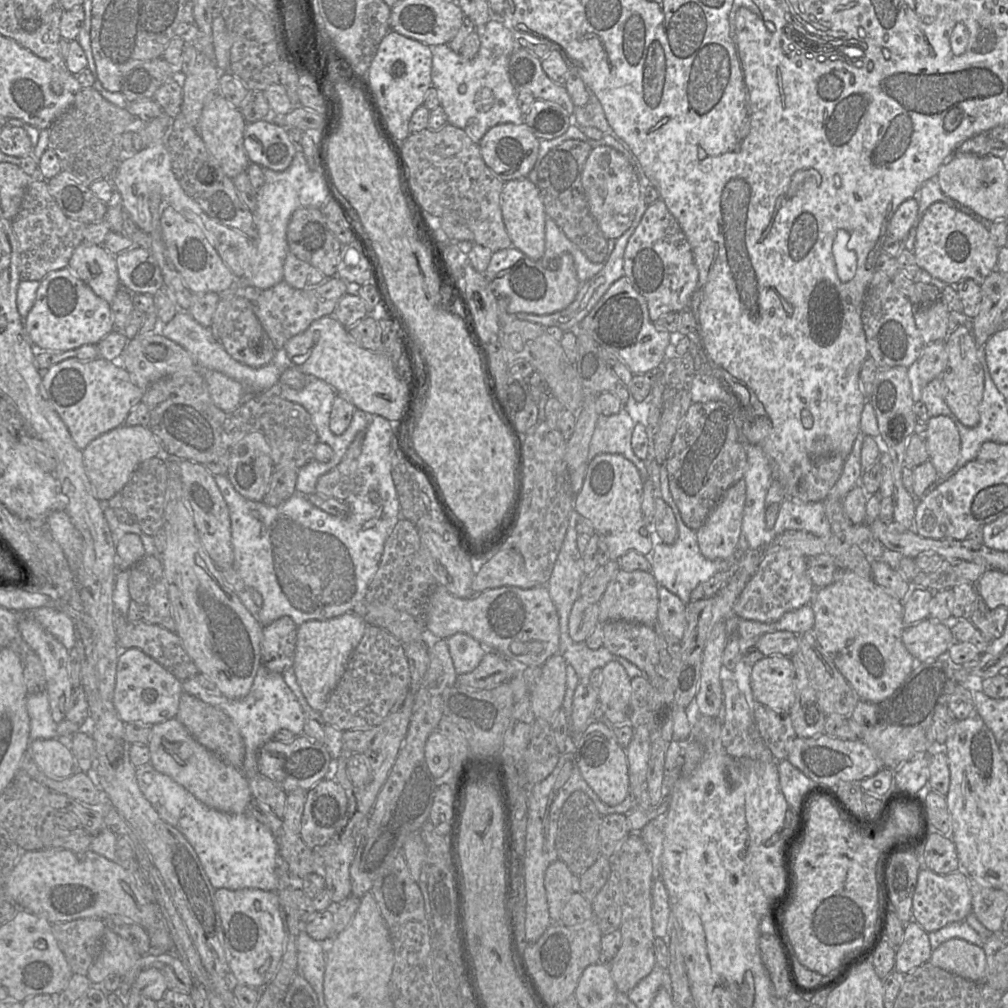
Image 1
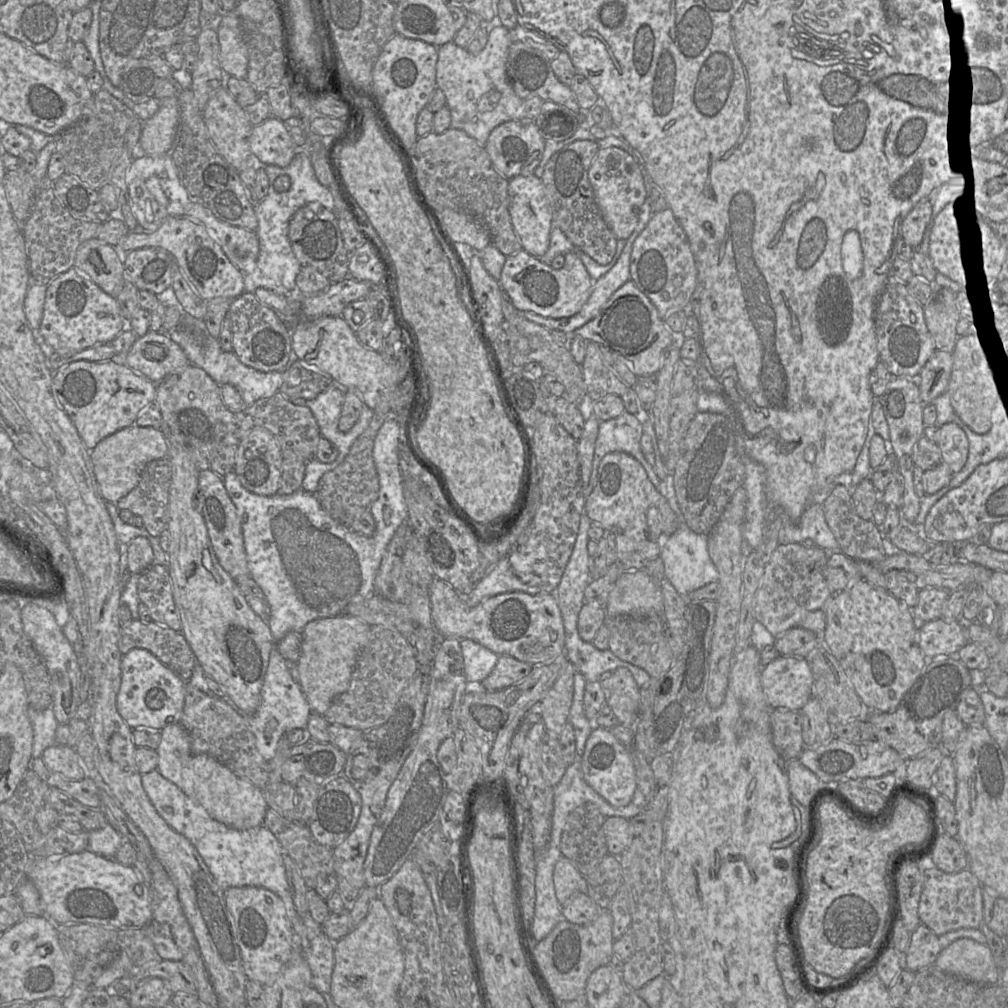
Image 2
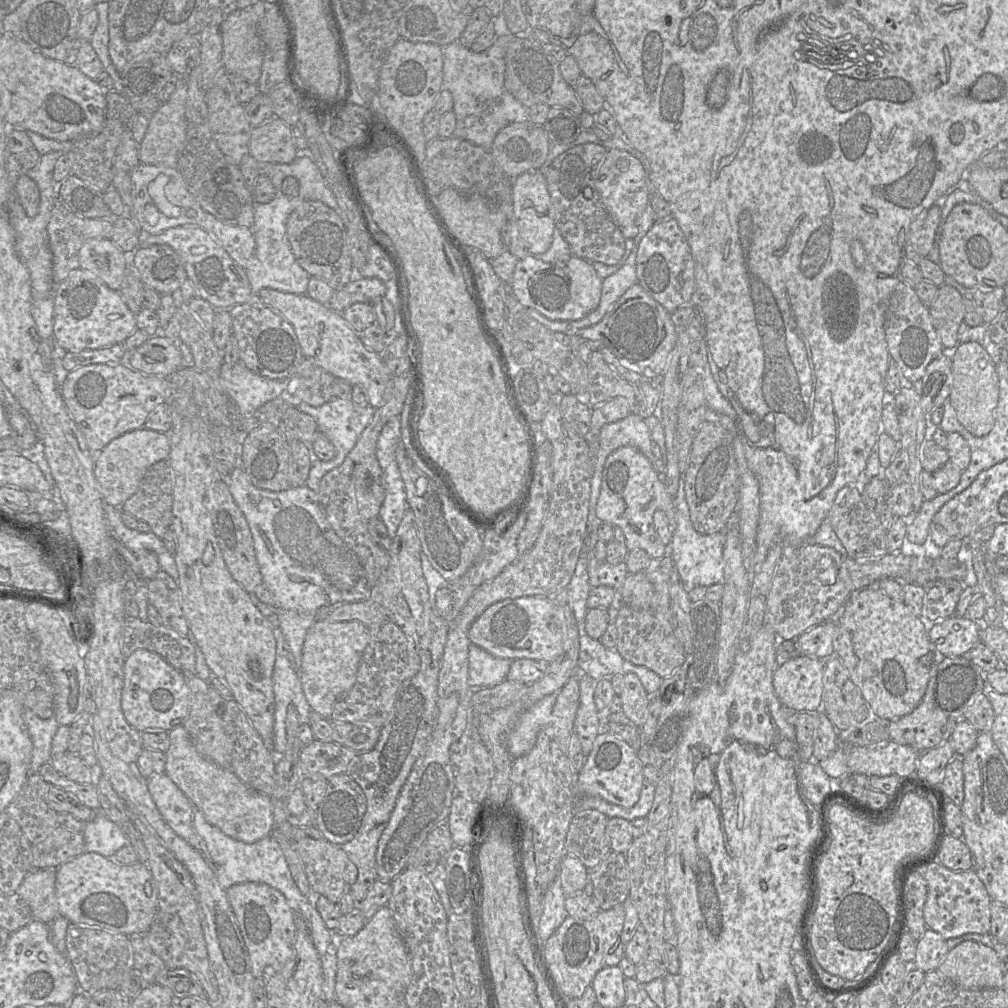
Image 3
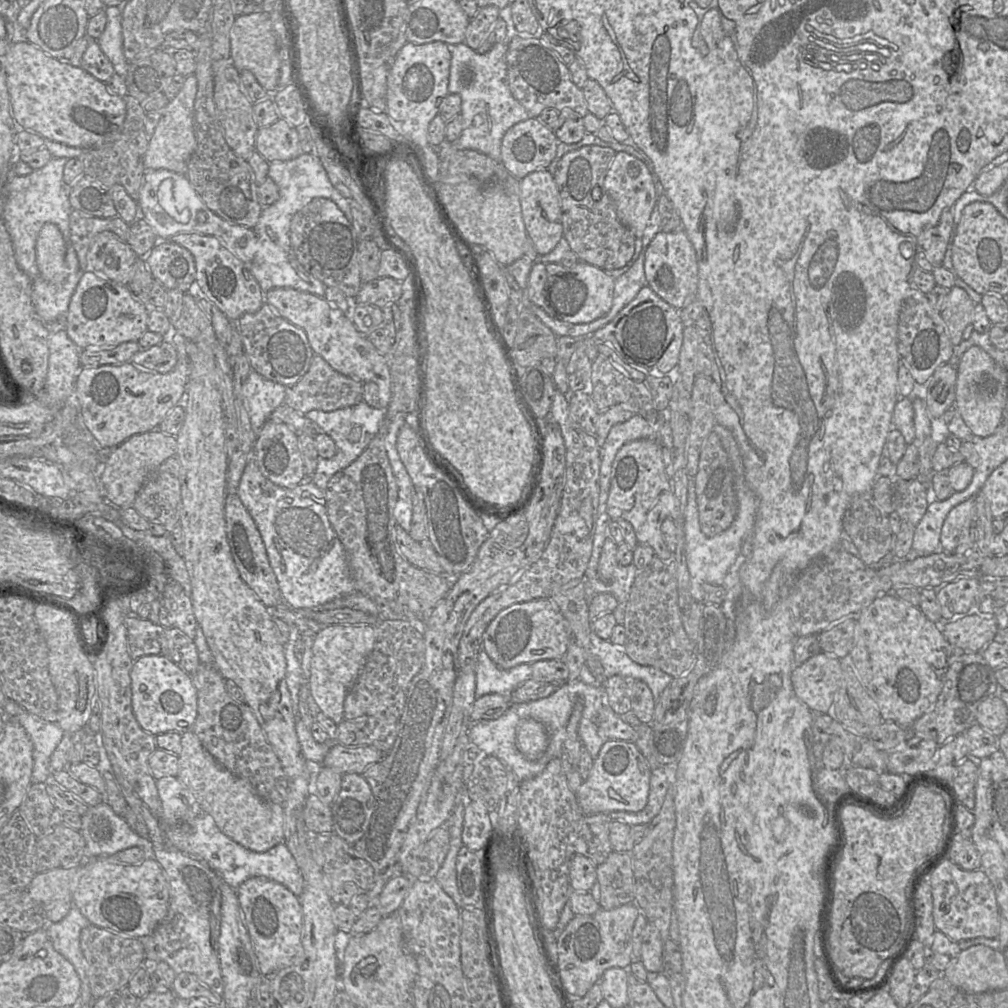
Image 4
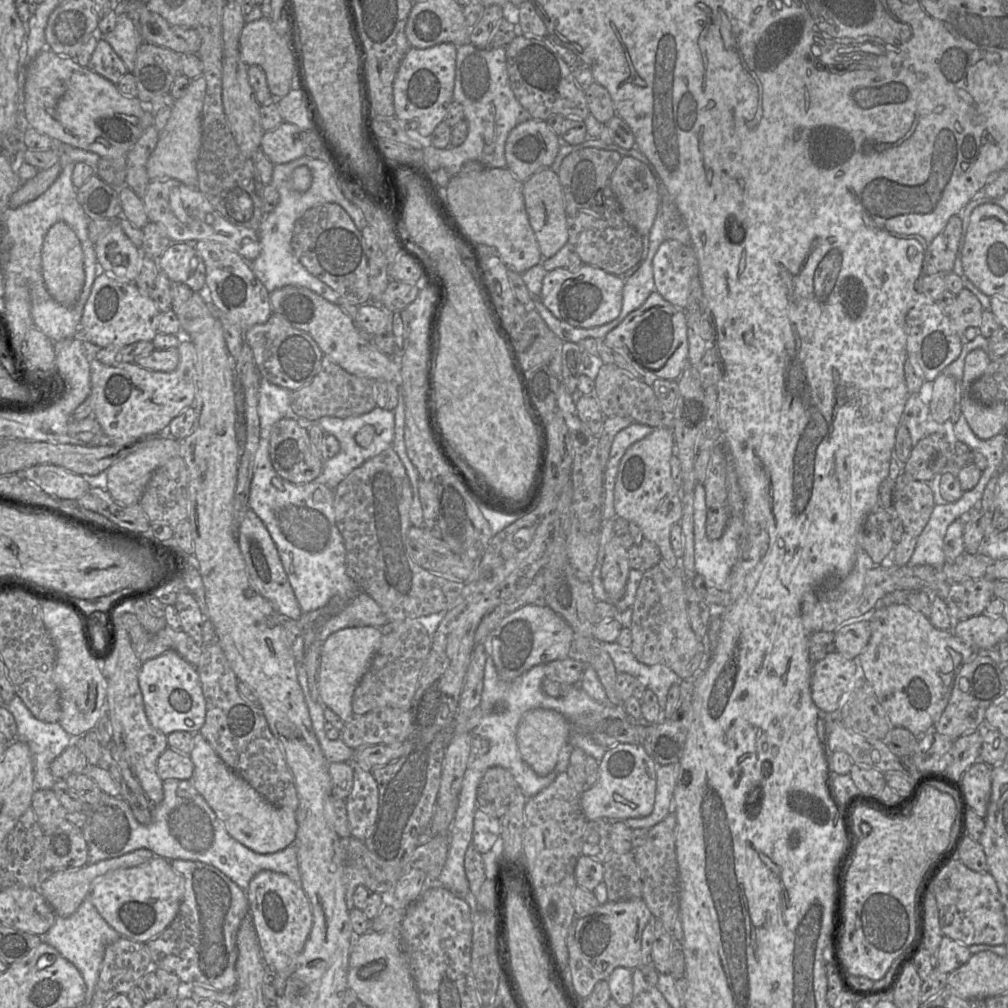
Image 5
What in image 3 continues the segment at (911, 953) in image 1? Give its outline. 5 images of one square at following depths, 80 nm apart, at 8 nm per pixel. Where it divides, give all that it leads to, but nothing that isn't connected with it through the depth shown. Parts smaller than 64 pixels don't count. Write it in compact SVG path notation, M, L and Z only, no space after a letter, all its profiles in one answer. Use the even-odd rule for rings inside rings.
M927 928L917 941L913 965L925 973L937 970L949 951L946 940L936 931Z

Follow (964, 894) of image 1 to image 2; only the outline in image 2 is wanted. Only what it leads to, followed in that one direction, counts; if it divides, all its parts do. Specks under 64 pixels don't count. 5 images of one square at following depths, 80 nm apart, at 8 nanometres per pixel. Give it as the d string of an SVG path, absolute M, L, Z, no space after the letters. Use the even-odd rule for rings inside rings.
M937 867L922 872L923 890L918 905L921 924L932 930L937 936L962 929L978 929L983 921L983 885L968 869L956 873L945 873Z

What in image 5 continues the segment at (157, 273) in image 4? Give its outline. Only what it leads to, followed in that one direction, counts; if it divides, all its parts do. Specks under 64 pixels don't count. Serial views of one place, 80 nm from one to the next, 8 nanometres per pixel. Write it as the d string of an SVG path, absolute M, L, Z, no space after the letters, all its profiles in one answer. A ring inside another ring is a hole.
M172 243L157 258L159 269L172 283L184 283L194 292L206 286L206 267L196 249L188 244Z

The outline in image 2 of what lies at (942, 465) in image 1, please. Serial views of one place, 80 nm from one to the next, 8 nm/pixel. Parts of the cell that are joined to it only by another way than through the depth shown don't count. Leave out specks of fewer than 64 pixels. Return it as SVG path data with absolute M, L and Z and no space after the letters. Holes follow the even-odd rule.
M946 423L938 427L937 445L941 450L941 463L945 463L953 474L964 467L969 443L965 433L954 423Z

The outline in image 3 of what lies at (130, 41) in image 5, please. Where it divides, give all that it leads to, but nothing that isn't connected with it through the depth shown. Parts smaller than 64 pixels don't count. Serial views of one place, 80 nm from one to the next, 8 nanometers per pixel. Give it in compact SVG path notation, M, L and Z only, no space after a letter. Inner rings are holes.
M98 2L94 8L99 15L99 23L95 29L90 43L101 60L105 72L109 74L114 83L114 90L119 94L124 93L124 84L120 73L116 70L109 56L109 23L108 23L108 2Z

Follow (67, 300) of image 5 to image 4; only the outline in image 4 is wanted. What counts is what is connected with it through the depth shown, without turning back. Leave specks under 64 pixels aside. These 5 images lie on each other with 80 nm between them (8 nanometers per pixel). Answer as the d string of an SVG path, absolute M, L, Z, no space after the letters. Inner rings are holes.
M47 223L36 242L37 265L42 278L50 283L61 283L69 276L66 254L69 241L59 227Z

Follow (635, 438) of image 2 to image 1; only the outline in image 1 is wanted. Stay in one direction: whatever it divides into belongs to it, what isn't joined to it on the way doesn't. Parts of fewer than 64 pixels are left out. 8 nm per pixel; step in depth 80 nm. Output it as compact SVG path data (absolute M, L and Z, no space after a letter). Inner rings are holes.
M623 408L614 415L599 415L590 442L588 463L599 454L620 454L637 467L643 482L648 479L648 465L635 455L631 447L635 425L636 422Z

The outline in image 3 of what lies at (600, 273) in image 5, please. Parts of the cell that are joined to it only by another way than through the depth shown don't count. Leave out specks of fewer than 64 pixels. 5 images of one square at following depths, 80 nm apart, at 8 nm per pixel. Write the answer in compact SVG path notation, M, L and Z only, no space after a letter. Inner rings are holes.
M535 255L518 259L511 286L518 301L552 320L579 320L594 311L601 299L603 279L591 262L572 255L567 265L559 268L554 263L539 260Z

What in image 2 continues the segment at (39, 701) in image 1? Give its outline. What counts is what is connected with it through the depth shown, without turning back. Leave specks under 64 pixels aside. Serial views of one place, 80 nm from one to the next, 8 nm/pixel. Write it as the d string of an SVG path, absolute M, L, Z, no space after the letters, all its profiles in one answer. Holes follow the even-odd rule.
M51 705L41 711L29 706L27 713L33 728L32 757L39 758L47 747L56 743L56 728L59 723Z

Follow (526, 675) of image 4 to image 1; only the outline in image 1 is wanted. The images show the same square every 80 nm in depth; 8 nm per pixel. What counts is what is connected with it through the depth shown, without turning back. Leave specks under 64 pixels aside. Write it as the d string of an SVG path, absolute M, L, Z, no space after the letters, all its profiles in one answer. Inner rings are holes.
M463 633L447 638L446 643L458 675L475 670L488 652L478 641Z

